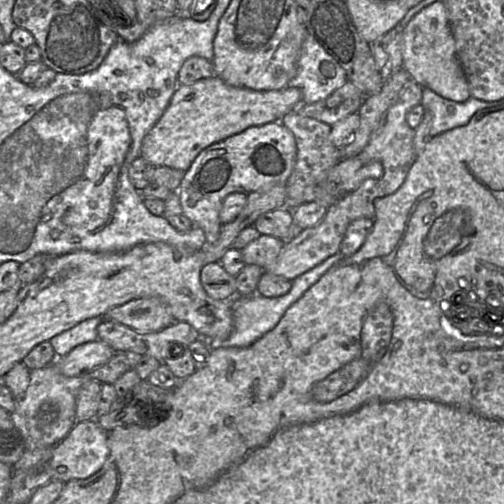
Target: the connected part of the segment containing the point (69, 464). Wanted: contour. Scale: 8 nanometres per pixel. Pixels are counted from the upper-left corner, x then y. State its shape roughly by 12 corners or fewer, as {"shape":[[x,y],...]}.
{"shape":[[95,419],[76,422],[53,448],[52,479],[97,473],[109,456]]}

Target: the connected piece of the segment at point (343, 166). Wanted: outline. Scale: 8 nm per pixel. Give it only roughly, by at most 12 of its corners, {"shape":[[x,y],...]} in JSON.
{"shape":[[359,155],[342,159],[327,181],[349,194],[364,180],[379,178],[379,161]]}

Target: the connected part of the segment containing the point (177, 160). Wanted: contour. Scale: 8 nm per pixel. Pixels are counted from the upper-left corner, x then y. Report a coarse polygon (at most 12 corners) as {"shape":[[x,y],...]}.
{"shape":[[213,75],[178,85],[143,138],[152,166],[186,171],[205,148],[281,119],[297,87]]}

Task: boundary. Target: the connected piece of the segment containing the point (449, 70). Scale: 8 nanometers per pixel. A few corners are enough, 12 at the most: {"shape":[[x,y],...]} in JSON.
{"shape":[[444,1],[403,29],[404,68],[423,88],[470,98]]}

